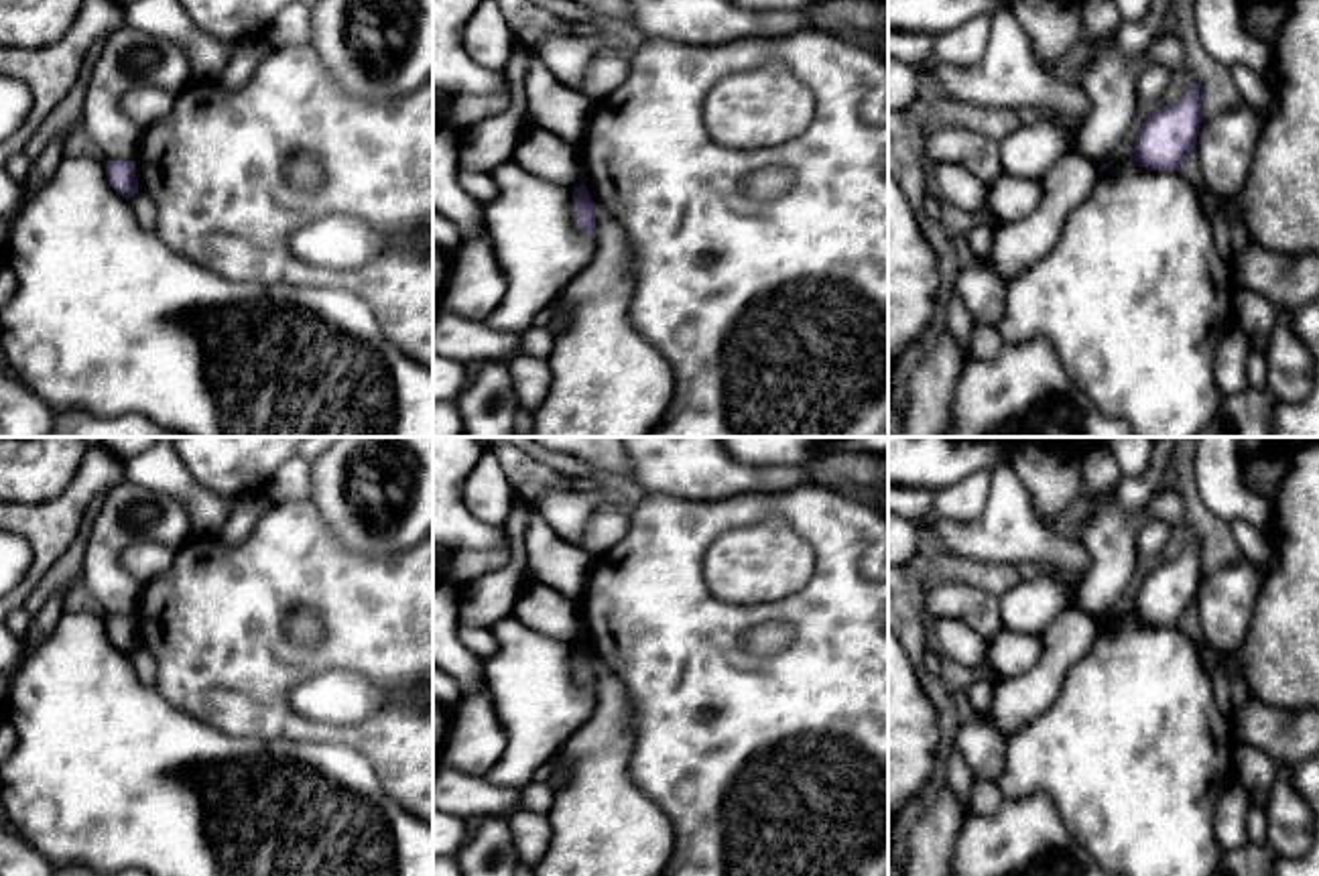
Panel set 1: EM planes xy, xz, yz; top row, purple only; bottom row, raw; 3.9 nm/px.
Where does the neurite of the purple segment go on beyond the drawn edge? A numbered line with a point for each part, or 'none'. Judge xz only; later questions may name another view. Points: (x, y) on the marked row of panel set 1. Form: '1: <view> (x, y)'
none

